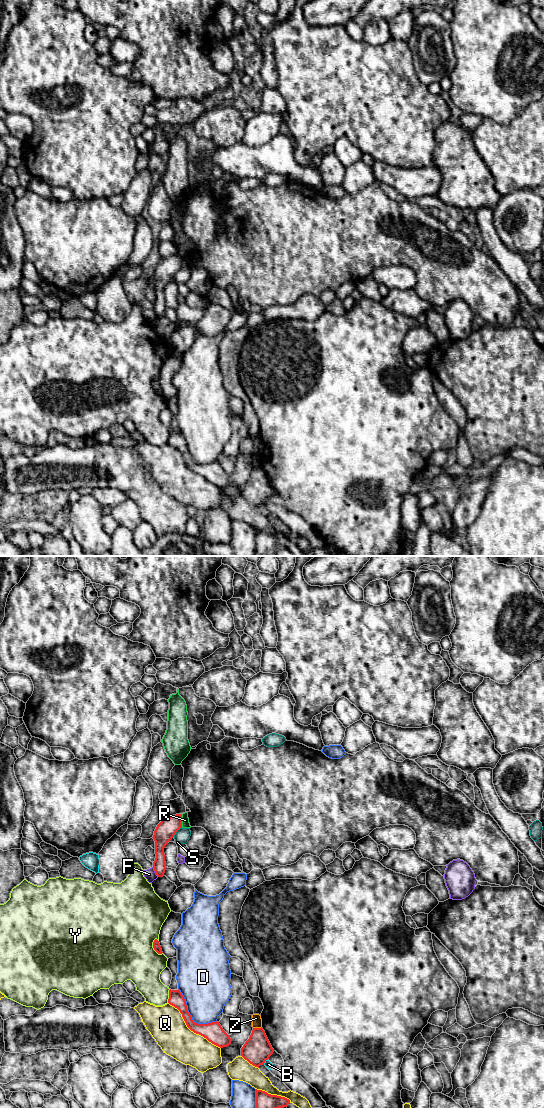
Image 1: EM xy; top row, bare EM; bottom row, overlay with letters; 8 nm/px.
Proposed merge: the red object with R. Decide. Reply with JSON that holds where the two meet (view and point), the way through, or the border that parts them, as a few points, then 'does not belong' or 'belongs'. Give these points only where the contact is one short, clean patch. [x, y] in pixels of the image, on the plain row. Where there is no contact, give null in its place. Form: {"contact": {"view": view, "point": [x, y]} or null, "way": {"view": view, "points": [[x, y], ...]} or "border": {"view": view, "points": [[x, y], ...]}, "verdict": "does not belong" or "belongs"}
{"contact": {"view": "xy", "point": [181, 261]}, "border": {"view": "xy", "points": [[181, 254], [182, 267]]}, "verdict": "does not belong"}

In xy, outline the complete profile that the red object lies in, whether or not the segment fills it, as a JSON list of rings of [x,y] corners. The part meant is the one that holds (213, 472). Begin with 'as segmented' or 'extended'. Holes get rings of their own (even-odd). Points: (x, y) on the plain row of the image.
as segmented | [[[179,429],[169,430],[168,443],[180,451],[187,467],[194,473],[203,476],[209,482],[220,488],[227,487],[231,484],[230,475],[223,470],[219,462],[198,464],[192,460],[187,450],[186,441]]]

